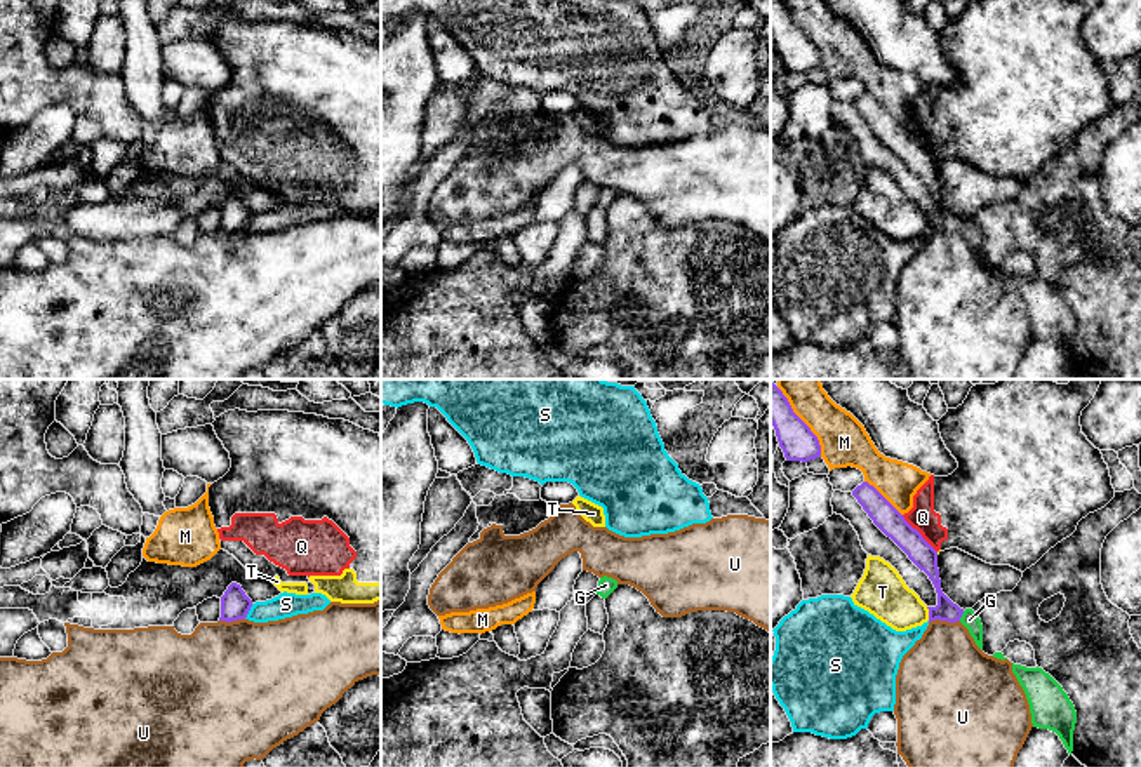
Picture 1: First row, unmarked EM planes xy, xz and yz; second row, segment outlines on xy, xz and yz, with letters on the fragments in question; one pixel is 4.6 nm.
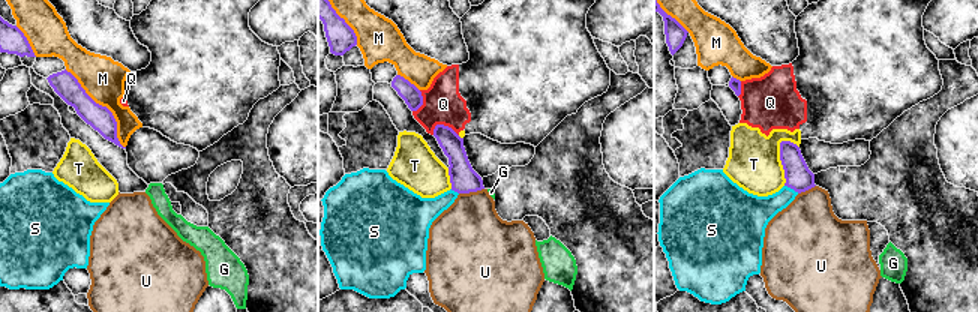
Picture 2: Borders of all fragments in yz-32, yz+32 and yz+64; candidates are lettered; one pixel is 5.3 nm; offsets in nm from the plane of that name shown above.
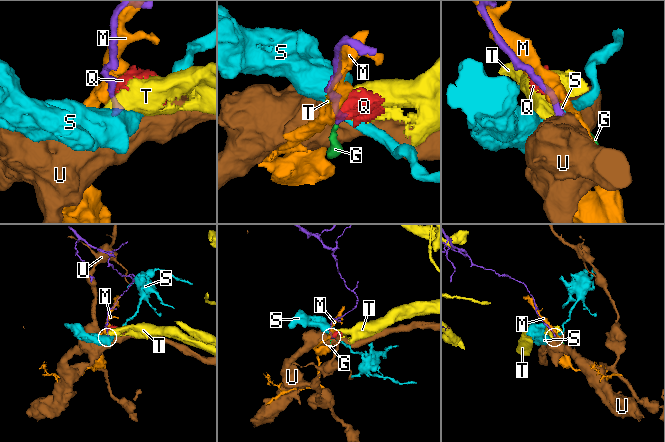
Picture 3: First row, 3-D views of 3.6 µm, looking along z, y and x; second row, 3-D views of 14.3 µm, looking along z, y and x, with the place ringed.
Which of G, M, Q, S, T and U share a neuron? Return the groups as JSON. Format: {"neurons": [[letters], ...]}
{"neurons": [["G"], ["M"], ["Q", "T"], ["S"], ["U"]]}

